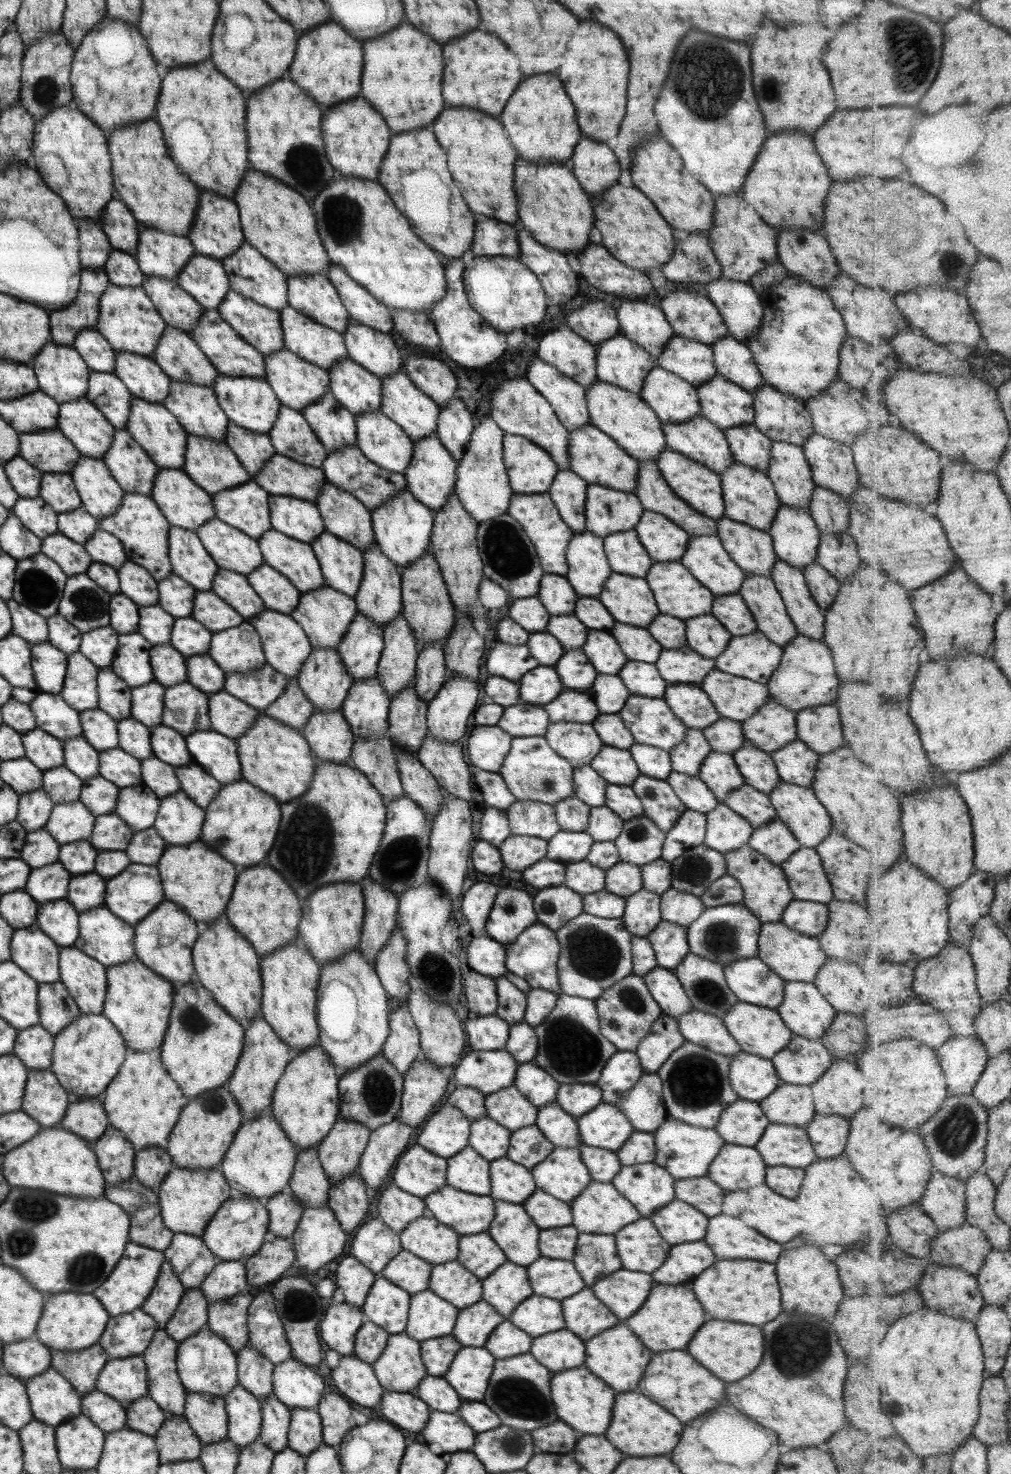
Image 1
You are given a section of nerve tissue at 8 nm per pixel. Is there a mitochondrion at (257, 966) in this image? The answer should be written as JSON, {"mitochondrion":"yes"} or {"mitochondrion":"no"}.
{"mitochondrion":"no"}

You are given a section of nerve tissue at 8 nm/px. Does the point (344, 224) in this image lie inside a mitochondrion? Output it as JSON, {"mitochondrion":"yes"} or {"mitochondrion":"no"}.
{"mitochondrion":"yes"}

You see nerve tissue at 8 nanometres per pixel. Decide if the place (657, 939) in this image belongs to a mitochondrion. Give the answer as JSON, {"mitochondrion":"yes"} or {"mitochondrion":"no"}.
{"mitochondrion":"no"}

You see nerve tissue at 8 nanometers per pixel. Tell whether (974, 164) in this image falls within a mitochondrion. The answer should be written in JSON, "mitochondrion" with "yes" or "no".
{"mitochondrion":"yes"}

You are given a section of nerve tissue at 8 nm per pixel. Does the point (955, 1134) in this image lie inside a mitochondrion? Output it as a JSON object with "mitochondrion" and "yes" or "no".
{"mitochondrion":"yes"}

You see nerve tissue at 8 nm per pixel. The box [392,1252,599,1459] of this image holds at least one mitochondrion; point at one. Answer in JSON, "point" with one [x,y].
{"point":[519,1396]}

